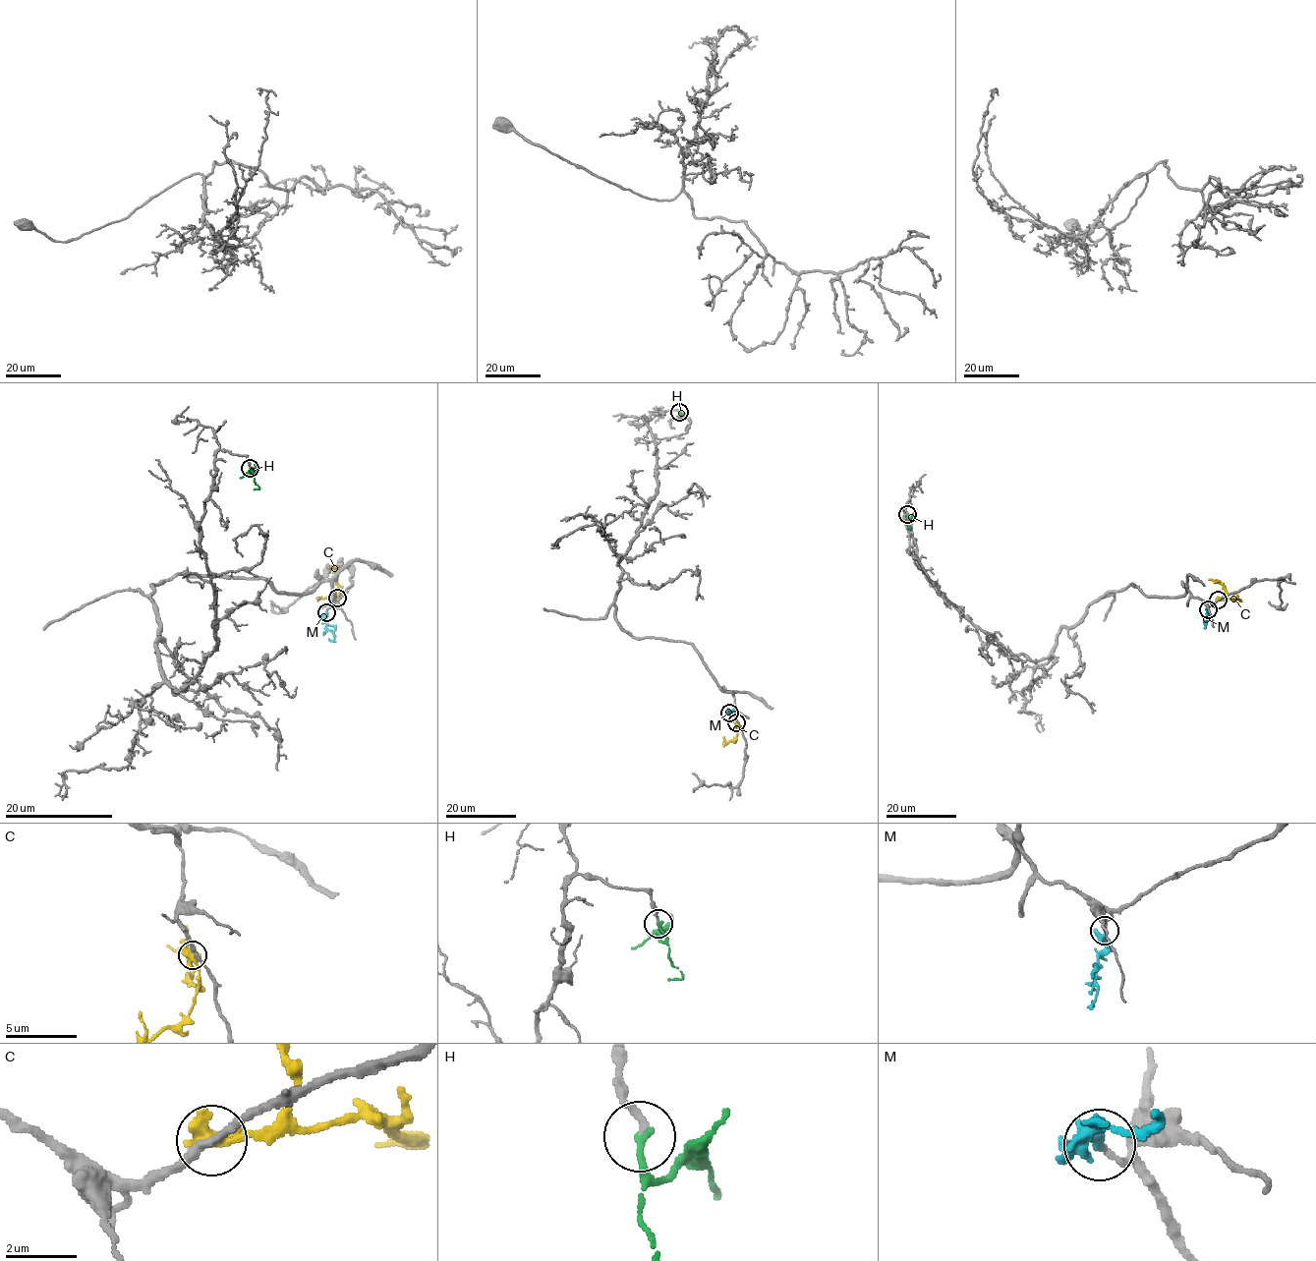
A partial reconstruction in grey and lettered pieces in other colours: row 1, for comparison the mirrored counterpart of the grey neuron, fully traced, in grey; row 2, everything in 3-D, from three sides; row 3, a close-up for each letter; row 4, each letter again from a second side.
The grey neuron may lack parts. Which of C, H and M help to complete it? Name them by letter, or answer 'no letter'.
H

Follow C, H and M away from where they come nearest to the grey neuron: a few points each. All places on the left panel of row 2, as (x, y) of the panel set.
C: (337, 599), (340, 592), (336, 569), (330, 567)
H: (250, 468), (259, 487), (254, 488)
M: (326, 611), (323, 621), (334, 635), (331, 640), (329, 639)

